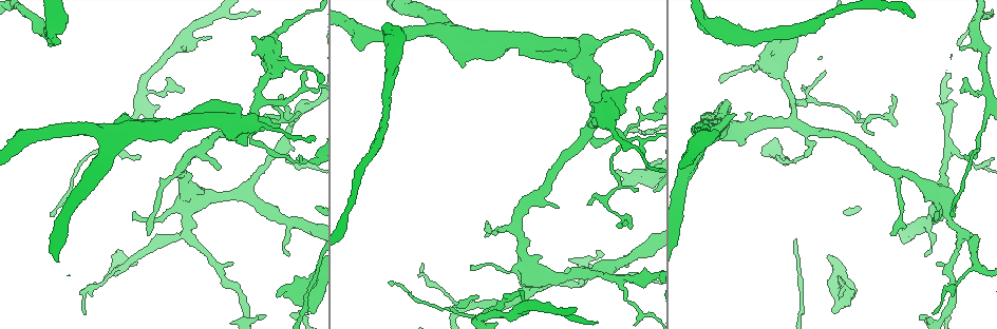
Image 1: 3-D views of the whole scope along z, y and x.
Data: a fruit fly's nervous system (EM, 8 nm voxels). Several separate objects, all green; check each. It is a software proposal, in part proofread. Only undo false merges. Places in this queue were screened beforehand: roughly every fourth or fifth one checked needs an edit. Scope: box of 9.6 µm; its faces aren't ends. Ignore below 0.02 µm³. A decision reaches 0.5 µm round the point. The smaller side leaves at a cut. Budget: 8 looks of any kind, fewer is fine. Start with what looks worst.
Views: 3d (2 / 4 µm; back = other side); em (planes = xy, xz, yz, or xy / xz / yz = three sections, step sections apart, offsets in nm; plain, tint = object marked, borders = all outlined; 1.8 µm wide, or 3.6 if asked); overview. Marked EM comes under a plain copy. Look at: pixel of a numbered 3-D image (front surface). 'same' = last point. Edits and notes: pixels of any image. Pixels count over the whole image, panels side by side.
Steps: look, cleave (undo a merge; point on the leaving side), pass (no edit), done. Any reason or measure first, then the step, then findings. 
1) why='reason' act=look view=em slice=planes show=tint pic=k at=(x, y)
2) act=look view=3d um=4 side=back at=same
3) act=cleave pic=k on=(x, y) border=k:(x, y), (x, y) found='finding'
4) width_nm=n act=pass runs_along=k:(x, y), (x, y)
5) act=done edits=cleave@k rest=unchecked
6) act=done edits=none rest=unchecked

why='looks like a crossing' act=look view=3d um=4 pic=1 at=(578, 56)

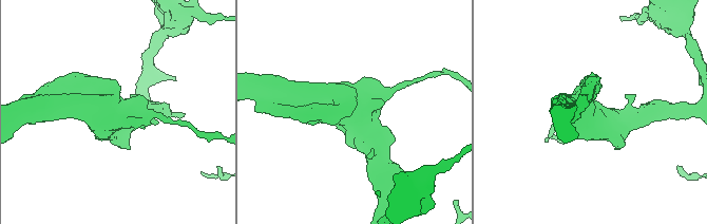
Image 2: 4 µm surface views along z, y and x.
arms=4 act=look view=em um=3.6 slice=planes show=borders pic=2 at=(594, 110)

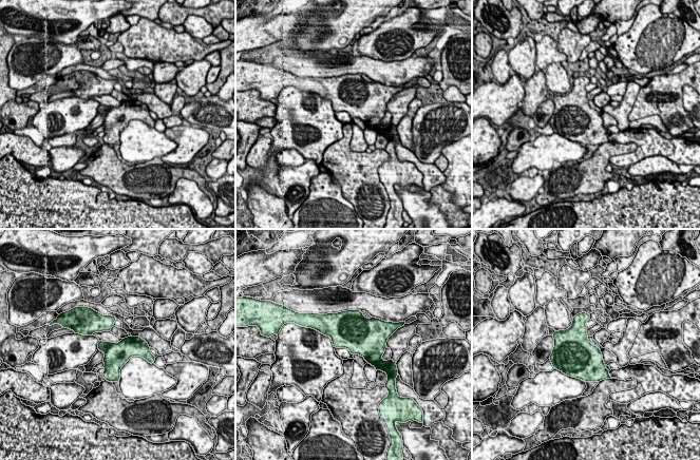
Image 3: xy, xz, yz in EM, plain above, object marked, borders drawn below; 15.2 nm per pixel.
width_nm=380 act=pass found='continuous, no second neuron'

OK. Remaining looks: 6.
why='three-way junction' act=look view=3d um=4 pic=1 at=(777, 67)

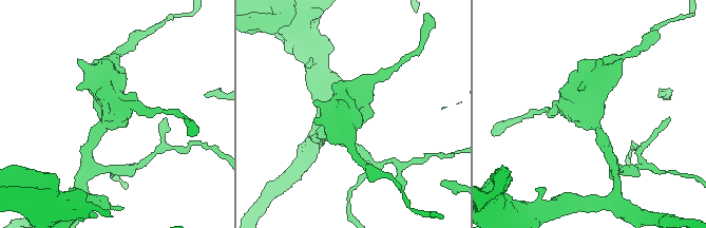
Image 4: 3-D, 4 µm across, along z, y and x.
act=look view=em um=3.6 slice=planes show=tint pic=4 at=(112, 109)

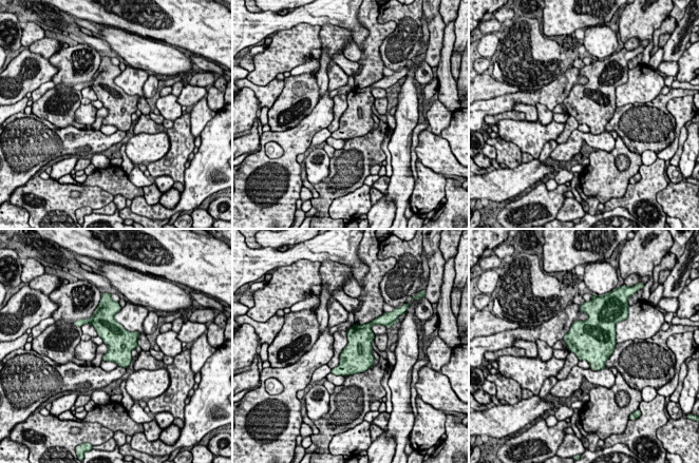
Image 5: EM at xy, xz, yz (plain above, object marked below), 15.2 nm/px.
width_nm=420 act=pass found='continuous, no second neuron'

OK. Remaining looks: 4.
why='abrupt turn' act=look view=em slice=planes show=tint pic=1 at=(280, 150)

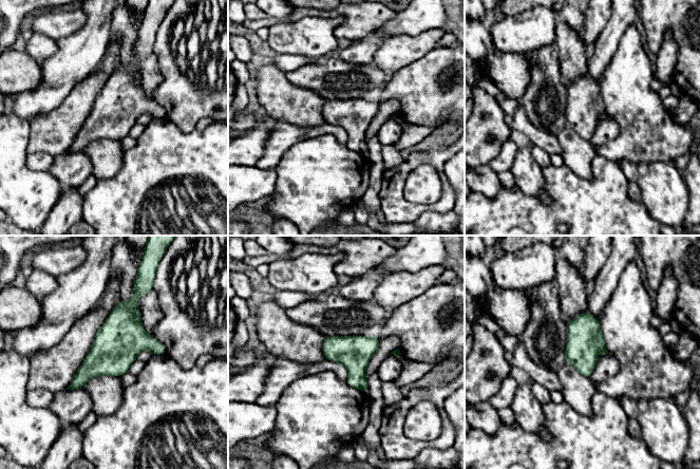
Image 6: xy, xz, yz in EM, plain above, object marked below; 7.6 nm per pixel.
width_nm=260 act=pass found='continuous, no second neuron'

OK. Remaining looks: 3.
why='three-way junction' act=look view=3d um=4 pic=1 at=(116, 143)

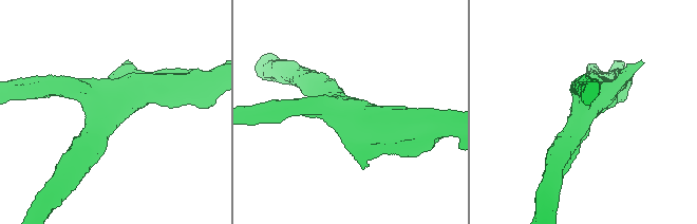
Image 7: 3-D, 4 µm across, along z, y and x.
act=look view=em um=3.6 slice=yz step=4 show=tint pic=7 at=(345, 110)

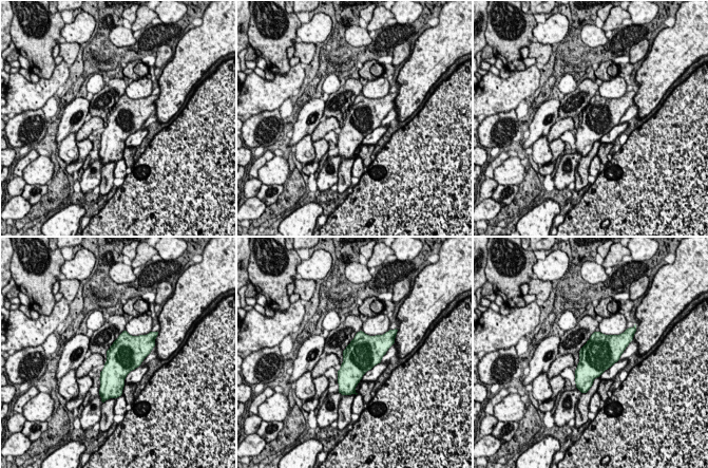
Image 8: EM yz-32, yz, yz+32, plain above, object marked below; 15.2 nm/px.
width_nm=500 act=pass found='all the same neuron'

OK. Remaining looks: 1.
act=done edits=none rest=unchecked

